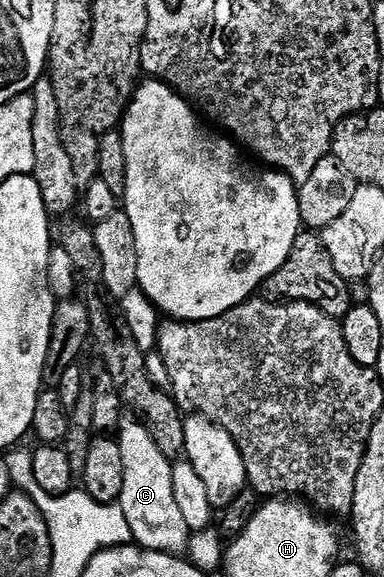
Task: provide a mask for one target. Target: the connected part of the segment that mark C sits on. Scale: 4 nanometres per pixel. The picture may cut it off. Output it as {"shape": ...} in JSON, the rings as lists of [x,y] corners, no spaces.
{"shape":[[[129,417],[122,422],[119,442],[123,453],[123,493],[119,505],[123,509],[123,517],[127,517],[127,525],[131,525],[133,543],[147,551],[163,551],[166,555],[180,556],[188,548],[191,532],[175,501],[175,485],[171,485],[173,463],[166,455],[159,453],[159,445],[155,445],[151,433],[147,433],[147,429],[136,418]]]}

